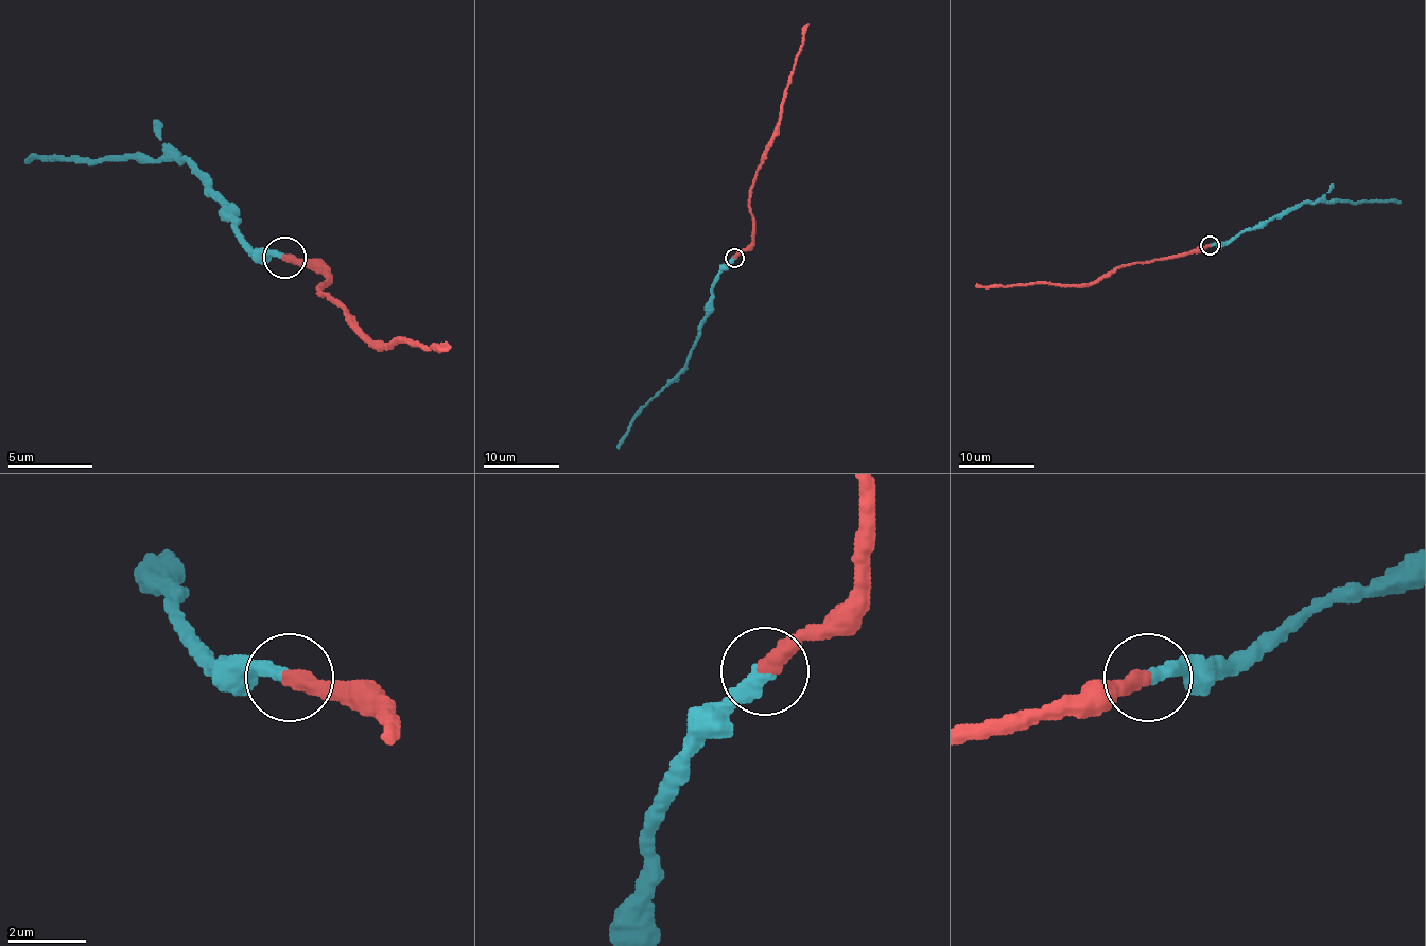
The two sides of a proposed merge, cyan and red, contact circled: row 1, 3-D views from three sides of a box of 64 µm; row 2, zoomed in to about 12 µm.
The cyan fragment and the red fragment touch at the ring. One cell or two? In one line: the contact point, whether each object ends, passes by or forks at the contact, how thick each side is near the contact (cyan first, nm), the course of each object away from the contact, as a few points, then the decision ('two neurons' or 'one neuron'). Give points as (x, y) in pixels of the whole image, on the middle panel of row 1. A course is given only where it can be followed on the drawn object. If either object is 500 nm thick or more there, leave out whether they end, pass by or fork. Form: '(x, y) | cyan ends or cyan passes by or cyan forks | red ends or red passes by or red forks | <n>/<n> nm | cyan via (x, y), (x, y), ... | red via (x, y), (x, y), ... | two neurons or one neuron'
(734, 258) | cyan ends | red ends | 400/400 nm | cyan via (733, 257), (713, 287), (711, 310), (701, 323), (690, 357), (635, 417), (618, 449) | red via (733, 257), (752, 240), (750, 185), (779, 124), (783, 93), (807, 23) | one neuron

